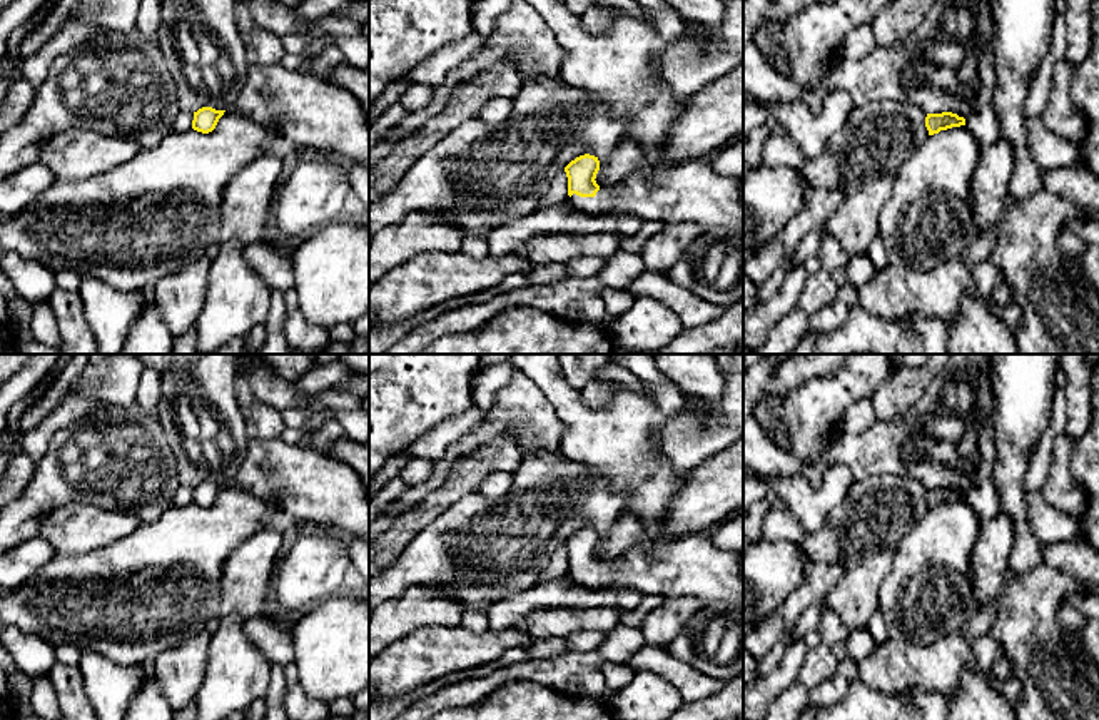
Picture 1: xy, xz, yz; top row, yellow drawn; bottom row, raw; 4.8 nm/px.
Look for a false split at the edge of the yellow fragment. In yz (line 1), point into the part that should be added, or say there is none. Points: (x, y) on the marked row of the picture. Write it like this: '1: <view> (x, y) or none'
1: none

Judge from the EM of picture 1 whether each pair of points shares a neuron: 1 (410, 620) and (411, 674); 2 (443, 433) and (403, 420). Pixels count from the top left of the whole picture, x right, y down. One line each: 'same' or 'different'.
1: different
2: different

